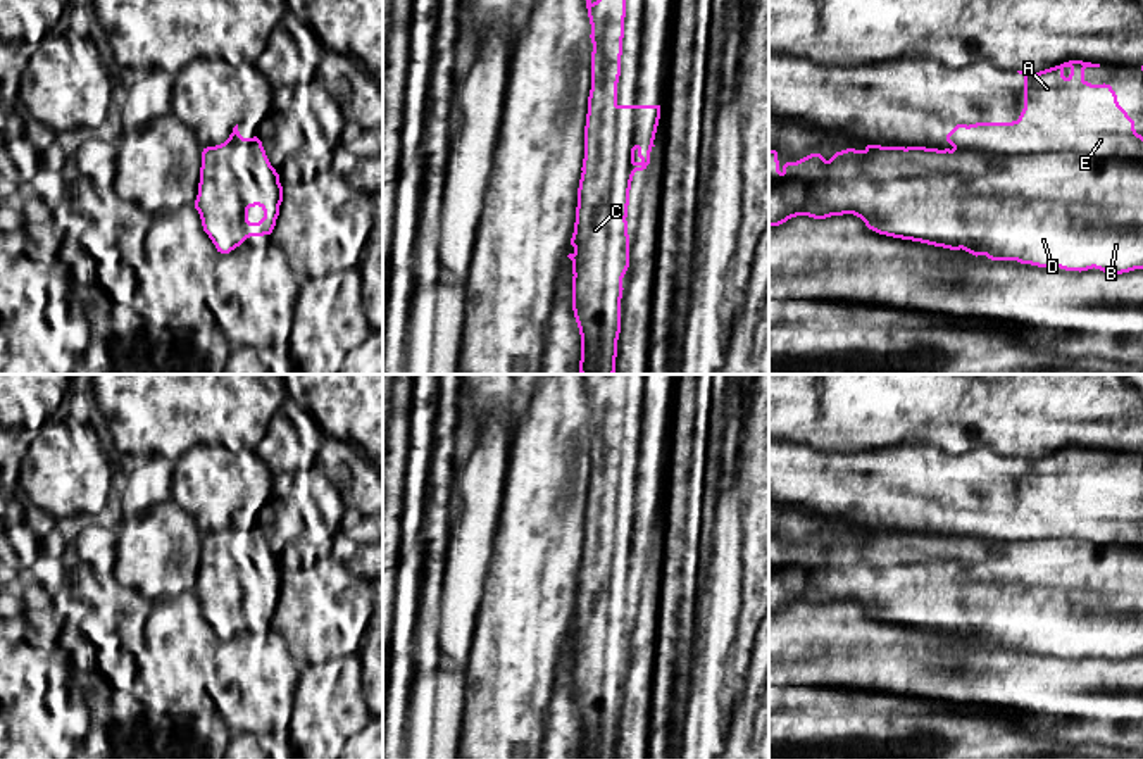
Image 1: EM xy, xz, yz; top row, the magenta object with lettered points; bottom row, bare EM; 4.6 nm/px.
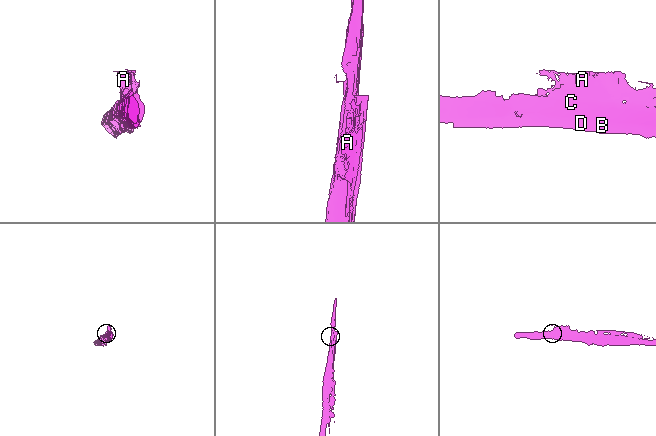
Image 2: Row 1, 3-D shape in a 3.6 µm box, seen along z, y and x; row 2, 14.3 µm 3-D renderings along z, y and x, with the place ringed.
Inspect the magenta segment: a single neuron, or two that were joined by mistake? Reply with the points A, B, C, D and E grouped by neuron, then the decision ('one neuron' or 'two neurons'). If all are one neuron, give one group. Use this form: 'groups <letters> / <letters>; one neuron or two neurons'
groups A E / B C D; two neurons

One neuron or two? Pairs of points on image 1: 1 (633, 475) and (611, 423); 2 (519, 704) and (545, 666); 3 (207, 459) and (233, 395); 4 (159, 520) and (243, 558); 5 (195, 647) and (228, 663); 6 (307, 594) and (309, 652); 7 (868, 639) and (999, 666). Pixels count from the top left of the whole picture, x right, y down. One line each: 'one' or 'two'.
1: one
2: one
3: two
4: two
5: two
6: one
7: two

